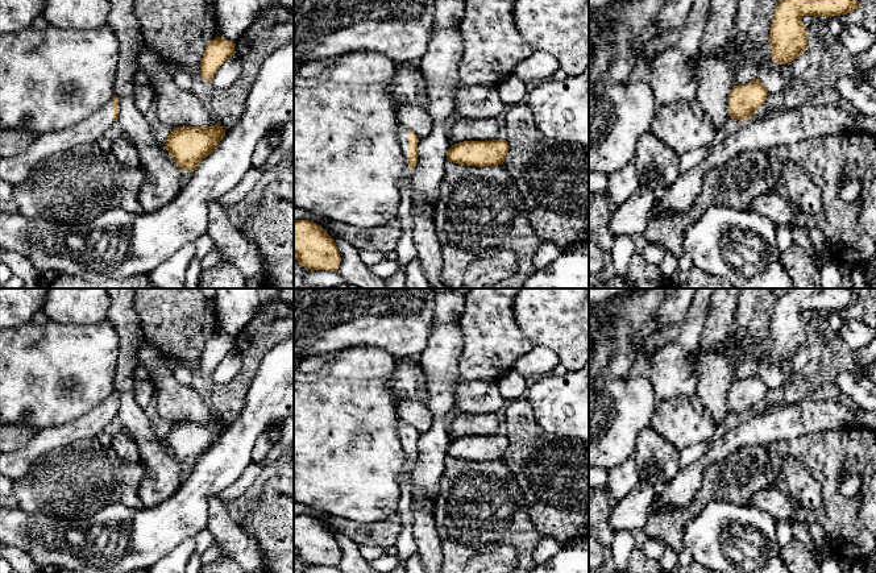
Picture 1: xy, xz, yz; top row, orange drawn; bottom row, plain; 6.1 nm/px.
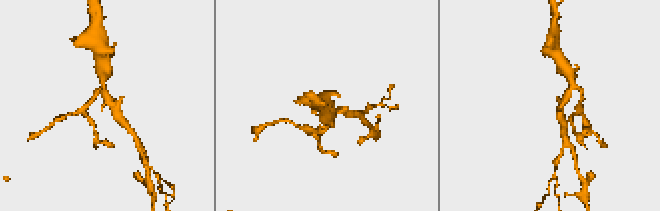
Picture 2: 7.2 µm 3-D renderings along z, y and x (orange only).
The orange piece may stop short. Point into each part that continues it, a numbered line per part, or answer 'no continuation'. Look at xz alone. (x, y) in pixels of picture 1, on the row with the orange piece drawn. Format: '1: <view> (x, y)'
1: xz (403, 132)

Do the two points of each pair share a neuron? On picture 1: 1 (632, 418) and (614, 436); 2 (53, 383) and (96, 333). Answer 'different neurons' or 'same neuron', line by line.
1: same neuron
2: same neuron

